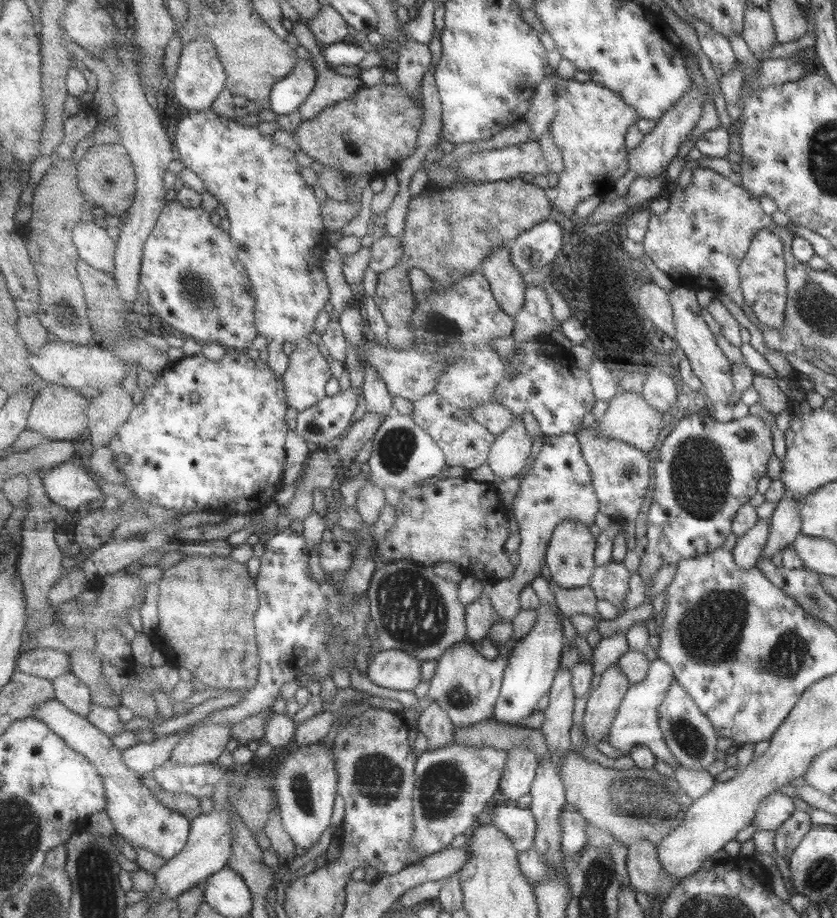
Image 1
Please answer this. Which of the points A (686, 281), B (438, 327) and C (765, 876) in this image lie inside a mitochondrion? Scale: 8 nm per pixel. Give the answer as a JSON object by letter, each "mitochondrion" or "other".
{"A":"other","B":"mitochondrion","C":"other"}

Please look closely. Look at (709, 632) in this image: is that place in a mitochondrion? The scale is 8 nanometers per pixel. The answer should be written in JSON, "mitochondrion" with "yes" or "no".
{"mitochondrion":"yes"}

